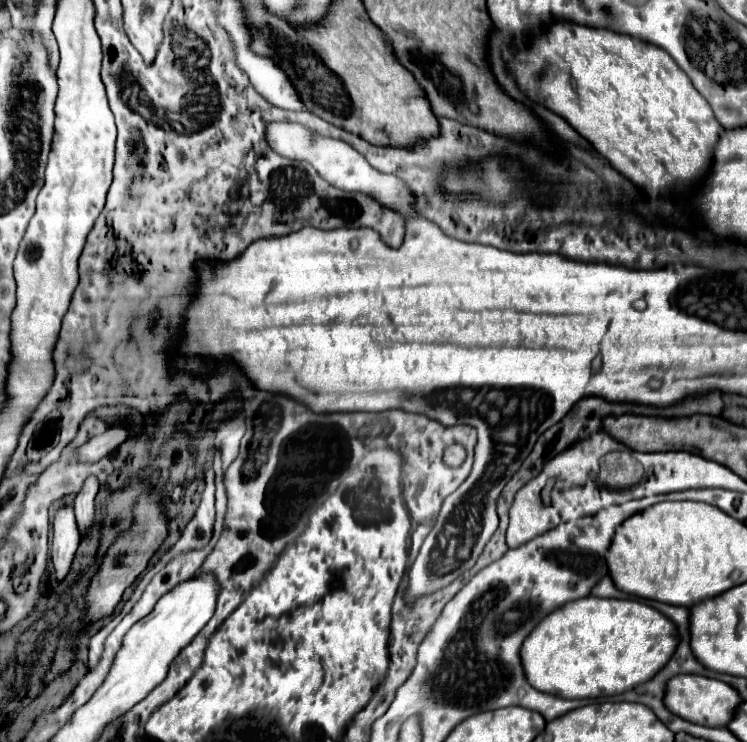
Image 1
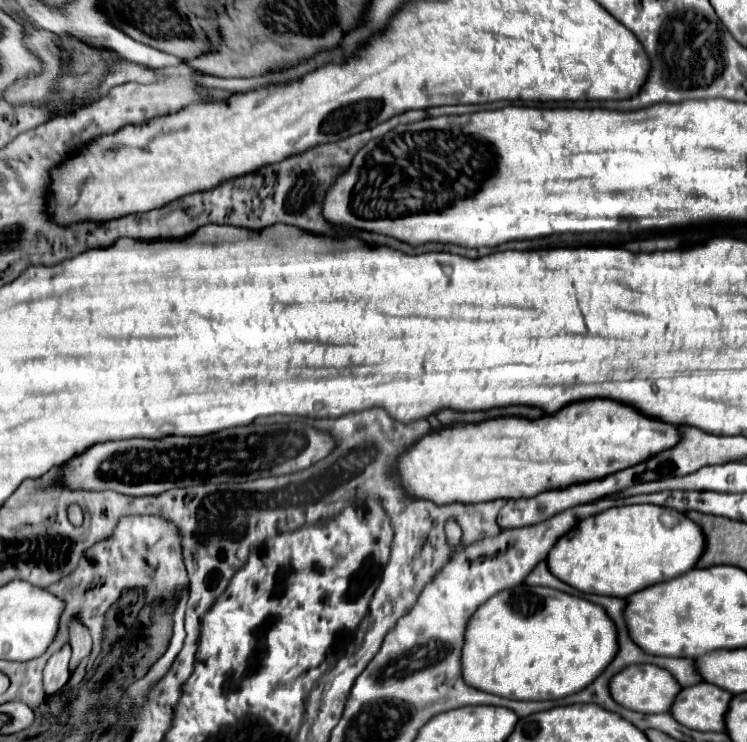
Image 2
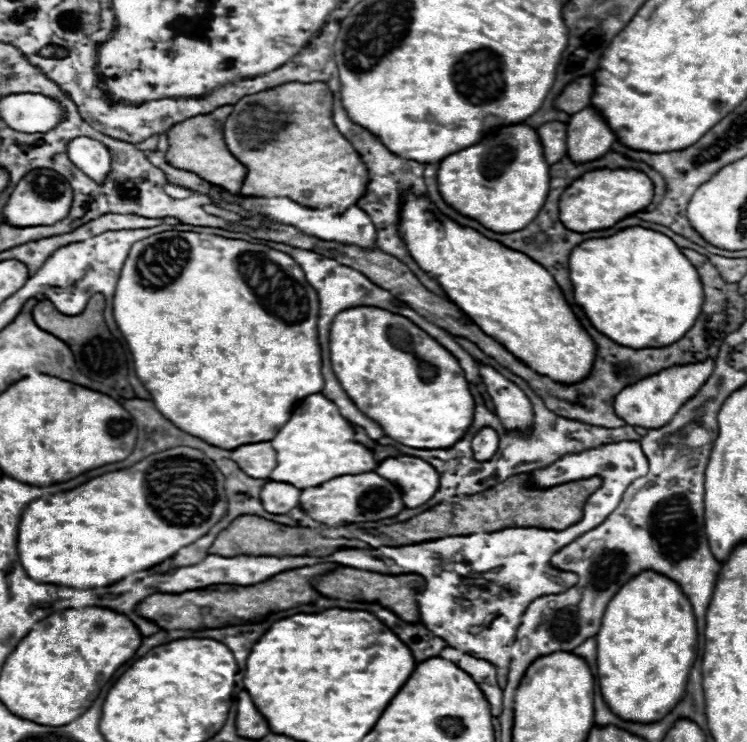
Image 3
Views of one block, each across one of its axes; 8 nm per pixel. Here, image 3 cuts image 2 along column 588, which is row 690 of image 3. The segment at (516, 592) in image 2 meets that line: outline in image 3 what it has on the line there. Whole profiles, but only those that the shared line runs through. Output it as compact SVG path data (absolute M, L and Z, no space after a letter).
M646 570L630 578L610 600L598 640L598 680L606 704L626 720L660 720L684 696L684 684L696 660L696 618L680 586Z

